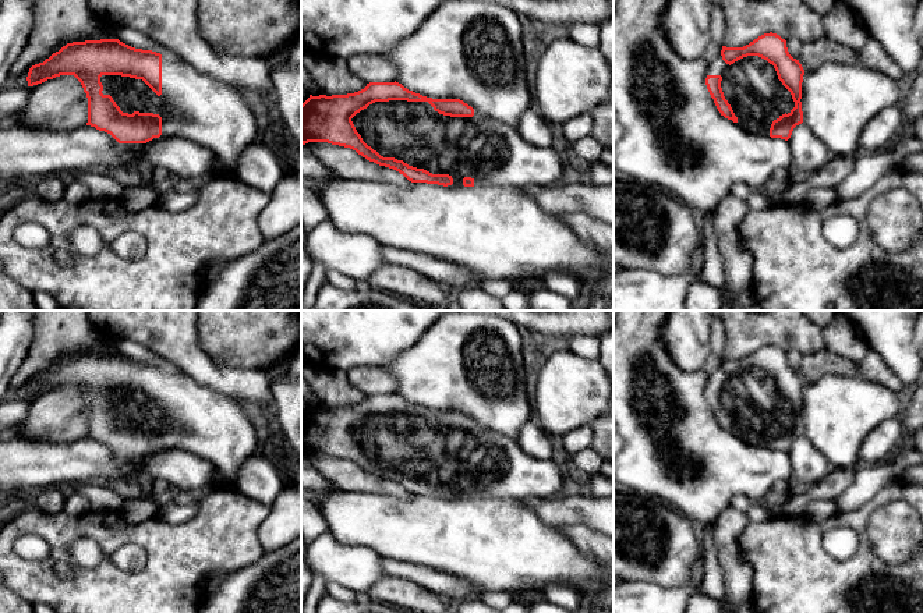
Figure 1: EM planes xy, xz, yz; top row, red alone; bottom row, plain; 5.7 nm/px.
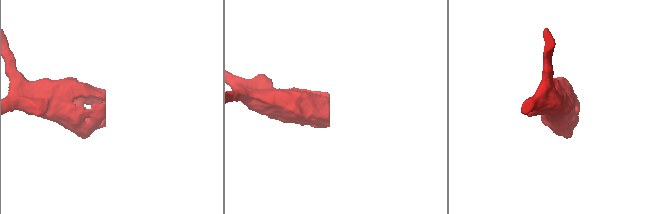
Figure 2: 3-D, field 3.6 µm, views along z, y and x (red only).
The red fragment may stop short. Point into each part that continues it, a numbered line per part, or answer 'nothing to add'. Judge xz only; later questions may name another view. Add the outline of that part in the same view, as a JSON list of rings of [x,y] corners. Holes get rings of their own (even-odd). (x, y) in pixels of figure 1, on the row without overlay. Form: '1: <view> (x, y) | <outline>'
1: xz (491, 464) | [[[389,412],[375,414],[351,430],[363,453],[383,470],[403,472],[409,478],[424,481],[432,486],[449,486],[453,496],[448,500],[463,500],[463,490],[471,489],[480,497],[541,497],[558,496],[563,483],[563,468],[552,458],[535,458],[520,444],[501,433],[474,422],[473,429],[450,429],[439,426],[428,414]]]

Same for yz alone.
1: yz (750, 397) | [[[719,366],[708,375],[707,387],[722,389],[724,408],[738,429],[738,436],[747,444],[770,449],[772,433],[795,419],[792,407],[778,391],[774,378],[758,368],[743,369],[729,378]]]

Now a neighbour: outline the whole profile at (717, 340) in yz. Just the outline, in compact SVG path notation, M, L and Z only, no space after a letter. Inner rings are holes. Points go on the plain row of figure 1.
M721 316L711 320L710 350L711 354L724 358L725 348L725 326Z

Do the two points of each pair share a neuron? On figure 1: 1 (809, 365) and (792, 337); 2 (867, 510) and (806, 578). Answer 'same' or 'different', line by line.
1: different
2: same

